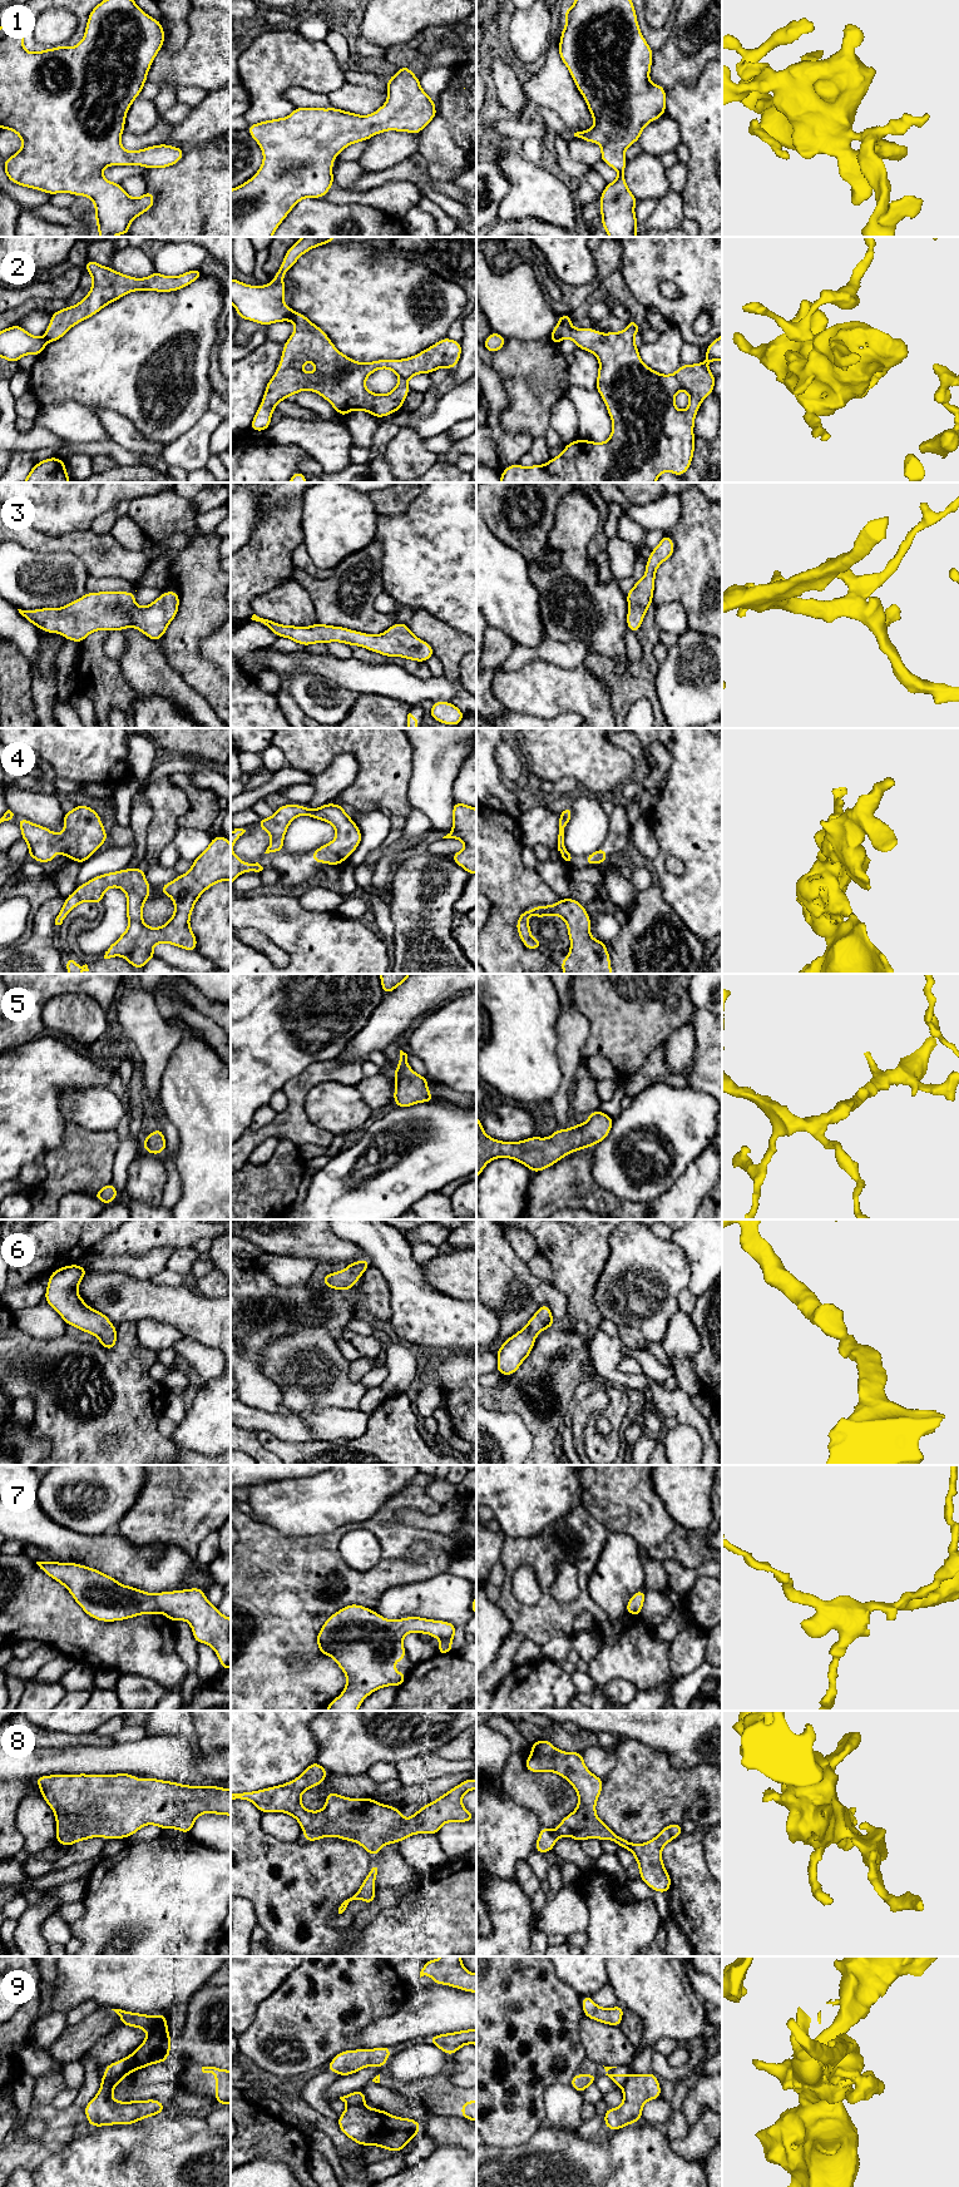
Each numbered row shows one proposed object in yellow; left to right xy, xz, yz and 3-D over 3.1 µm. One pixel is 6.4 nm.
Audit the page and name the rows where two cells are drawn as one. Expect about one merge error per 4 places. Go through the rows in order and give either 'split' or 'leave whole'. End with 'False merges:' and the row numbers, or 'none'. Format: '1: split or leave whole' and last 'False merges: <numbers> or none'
1: leave whole
2: split
3: leave whole
4: leave whole
5: leave whole
6: leave whole
7: leave whole
8: leave whole
9: leave whole
False merges: 2

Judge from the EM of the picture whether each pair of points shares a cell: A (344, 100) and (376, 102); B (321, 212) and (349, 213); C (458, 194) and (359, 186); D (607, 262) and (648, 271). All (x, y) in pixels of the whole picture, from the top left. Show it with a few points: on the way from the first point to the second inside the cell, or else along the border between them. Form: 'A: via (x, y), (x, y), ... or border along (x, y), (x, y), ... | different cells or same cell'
A: via (351, 100), (369, 102) | same cell
B: via (327, 213), (342, 213) | same cell
C: via (433, 182), (414, 174), (384, 176) | same cell
D: border along (622, 250), (618, 268) | different cells

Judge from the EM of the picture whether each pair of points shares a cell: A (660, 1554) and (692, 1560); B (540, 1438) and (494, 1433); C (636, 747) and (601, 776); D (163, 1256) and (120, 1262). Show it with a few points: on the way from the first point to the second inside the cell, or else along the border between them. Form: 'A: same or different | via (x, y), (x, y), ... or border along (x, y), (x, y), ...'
A: same | via (667, 1554), (685, 1554)
B: different | border along (514, 1413), (532, 1435), (532, 1451)
C: different | border along (608, 741), (626, 750), (636, 760)
D: same | via (153, 1262), (131, 1262)

